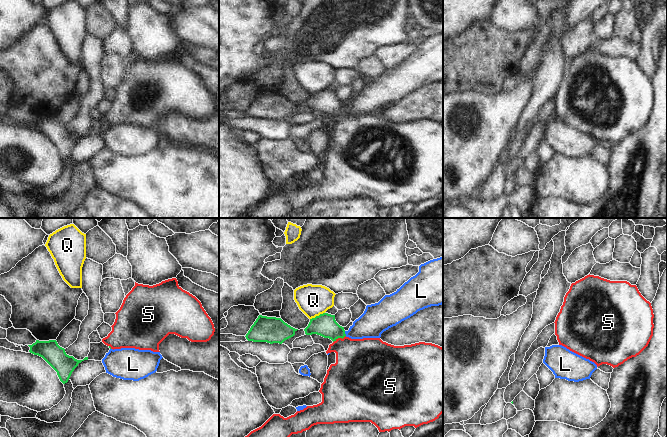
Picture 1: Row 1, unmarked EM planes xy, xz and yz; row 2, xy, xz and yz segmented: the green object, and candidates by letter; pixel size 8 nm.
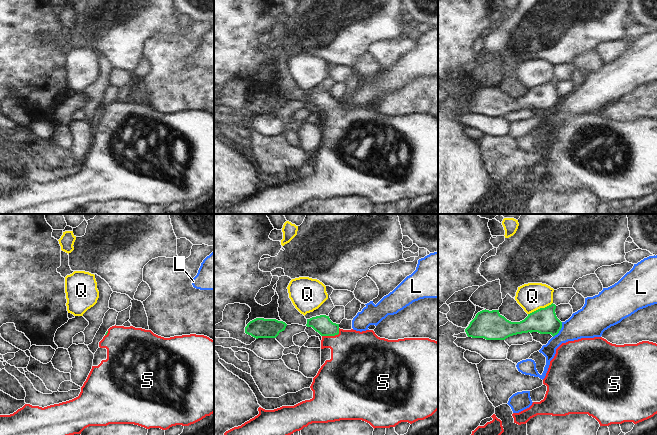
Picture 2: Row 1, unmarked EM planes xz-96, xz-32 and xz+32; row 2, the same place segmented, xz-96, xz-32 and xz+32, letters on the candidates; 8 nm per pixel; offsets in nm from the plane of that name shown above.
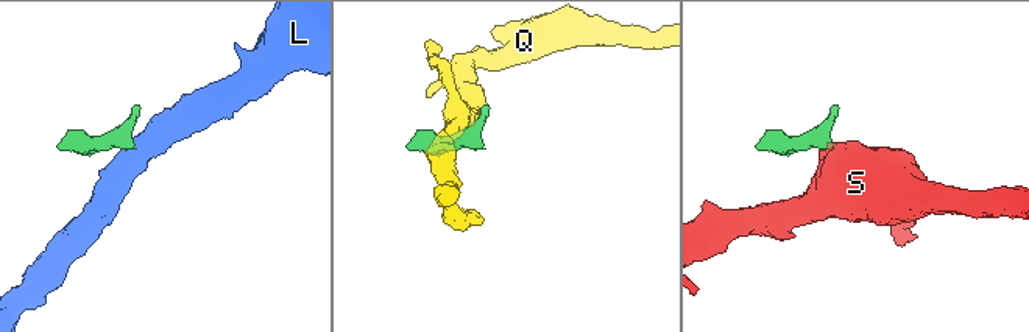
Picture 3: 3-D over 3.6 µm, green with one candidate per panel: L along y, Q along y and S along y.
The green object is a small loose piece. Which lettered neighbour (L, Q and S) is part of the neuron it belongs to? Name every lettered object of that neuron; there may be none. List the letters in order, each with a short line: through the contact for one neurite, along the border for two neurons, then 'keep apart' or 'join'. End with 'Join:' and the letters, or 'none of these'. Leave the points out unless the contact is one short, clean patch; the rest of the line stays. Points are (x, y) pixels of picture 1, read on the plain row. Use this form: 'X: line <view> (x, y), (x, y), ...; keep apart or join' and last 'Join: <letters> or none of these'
L: line xz (344, 107), (346, 111); keep apart
Q: keep apart
S: line xz (325, 101), (339, 113), (341, 120), (358, 137); join
Join: S

